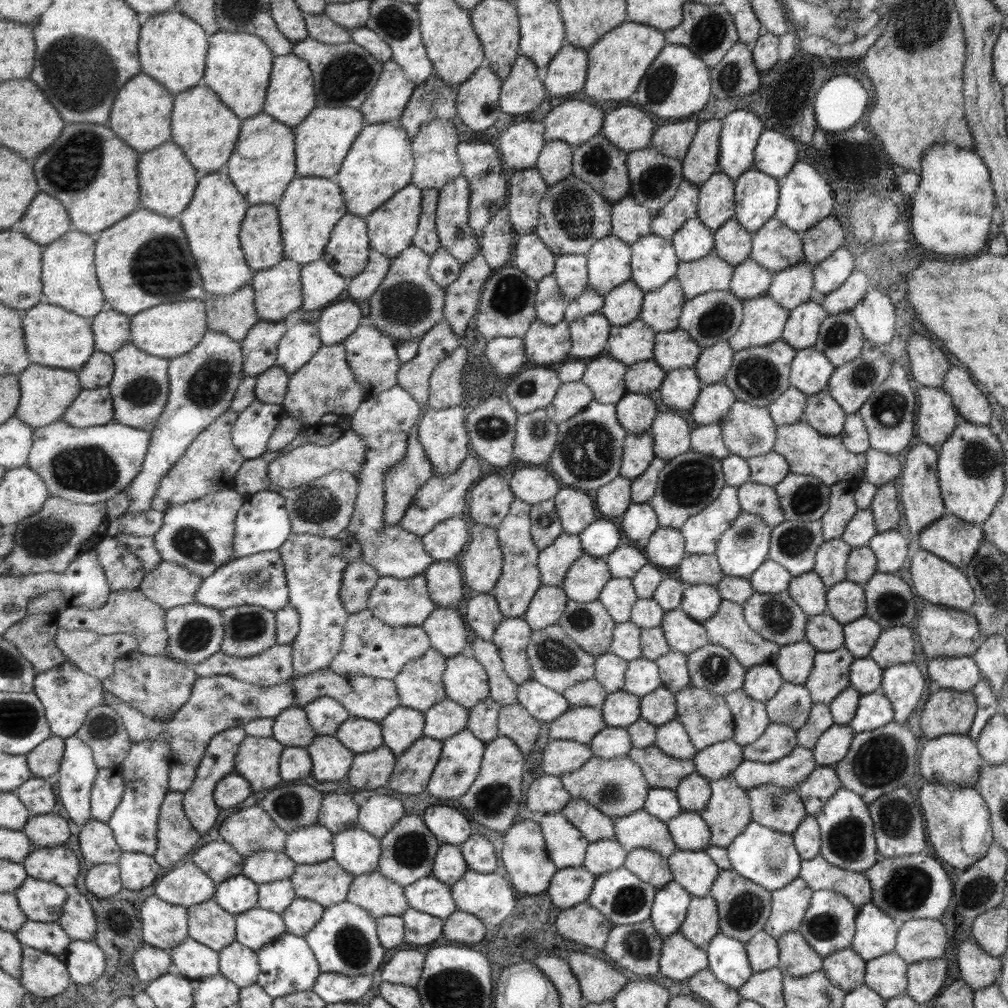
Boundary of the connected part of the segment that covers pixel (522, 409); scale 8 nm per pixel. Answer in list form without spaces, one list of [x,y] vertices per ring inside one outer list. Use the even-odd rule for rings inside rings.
[[[535,366],[514,375],[504,396],[519,415],[527,414],[550,406],[562,383],[558,372]]]

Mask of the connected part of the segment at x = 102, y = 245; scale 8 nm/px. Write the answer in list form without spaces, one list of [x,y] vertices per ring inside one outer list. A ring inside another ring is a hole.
[[[138,208],[133,211],[129,216],[126,216],[125,219],[120,220],[118,223],[115,223],[113,226],[107,228],[106,231],[98,234],[96,236],[97,239],[97,247],[96,247],[96,272],[98,273],[99,284],[102,286],[104,295],[106,296],[106,302],[108,307],[118,310],[122,312],[124,315],[133,316],[135,314],[139,314],[141,311],[146,311],[149,308],[153,308],[154,306],[160,304],[174,303],[177,301],[187,300],[187,299],[199,299],[205,301],[208,297],[206,293],[206,289],[203,287],[203,279],[201,274],[199,274],[199,270],[197,270],[197,264],[195,264],[196,260],[191,256],[191,250],[189,250],[189,242],[187,242],[187,236],[185,236],[185,230],[183,230],[183,225],[181,220],[177,220],[177,218],[165,218],[165,216],[159,216],[159,213],[153,212],[148,208]],[[179,278],[181,278],[181,284],[179,286],[171,286],[171,284],[165,284],[165,280],[167,282],[179,282]]]

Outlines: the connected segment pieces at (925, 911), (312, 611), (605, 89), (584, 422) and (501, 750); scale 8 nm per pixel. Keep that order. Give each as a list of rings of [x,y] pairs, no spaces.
[[[916,852],[895,858],[878,857],[873,866],[862,873],[870,884],[870,902],[887,913],[895,922],[902,923],[913,918],[939,919],[951,898],[950,878],[939,860],[932,854]]]
[[[292,533],[279,549],[286,562],[290,602],[300,611],[300,632],[291,644],[296,675],[327,668],[342,651],[343,634],[350,619],[341,596],[344,574],[350,566],[343,557],[343,548],[345,544],[340,537]]]
[[[631,21],[622,23],[589,50],[590,67],[584,92],[595,100],[627,100],[636,95],[650,66],[668,44],[665,33],[658,29]]]
[[[593,399],[590,406],[560,425],[558,446],[549,466],[562,485],[580,490],[598,490],[620,475],[628,432],[619,422],[616,404],[601,404]]]
[[[500,735],[486,745],[479,776],[458,802],[477,823],[497,832],[506,832],[519,820],[519,804],[523,800],[523,766],[525,754],[508,736]]]

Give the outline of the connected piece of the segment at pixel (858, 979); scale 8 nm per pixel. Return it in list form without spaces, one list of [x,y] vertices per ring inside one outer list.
[[[850,947],[825,956],[822,972],[831,985],[845,992],[864,984],[864,960]]]

